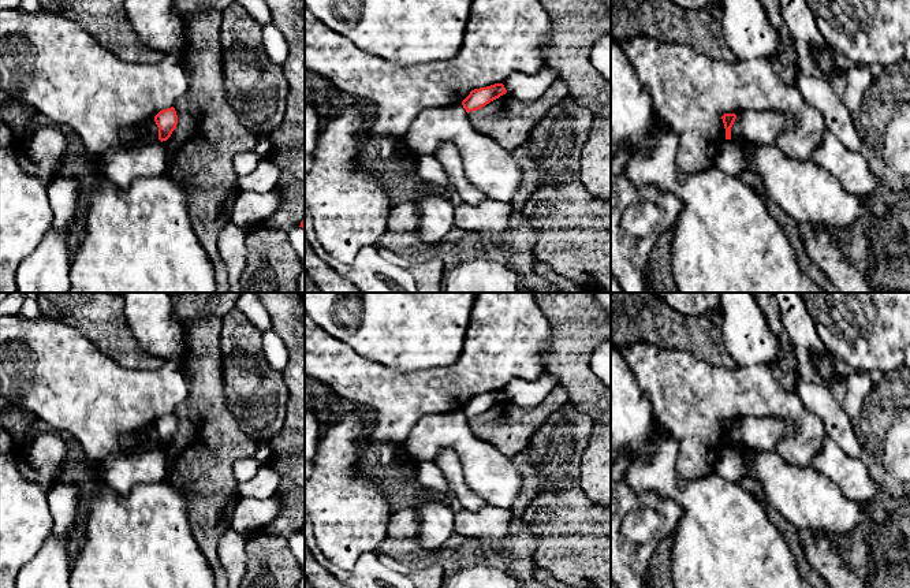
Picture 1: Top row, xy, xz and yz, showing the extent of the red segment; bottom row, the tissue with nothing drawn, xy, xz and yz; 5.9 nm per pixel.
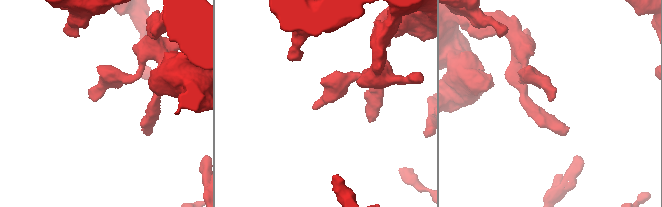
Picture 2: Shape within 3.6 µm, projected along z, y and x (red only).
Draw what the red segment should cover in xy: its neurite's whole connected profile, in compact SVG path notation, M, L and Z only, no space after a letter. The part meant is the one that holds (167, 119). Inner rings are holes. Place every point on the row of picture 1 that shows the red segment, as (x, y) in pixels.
M174 107L160 111L154 116L154 122L158 127L158 139L167 141L178 124L178 115Z

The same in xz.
M495 83L486 88L474 89L470 94L462 101L466 112L477 111L489 104L491 101L506 94L507 90L503 83Z

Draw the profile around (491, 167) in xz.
M462 104L424 109L407 130L404 142L414 157L435 155L441 144L454 144L467 179L486 198L510 202L521 186L521 167L512 150L477 131Z

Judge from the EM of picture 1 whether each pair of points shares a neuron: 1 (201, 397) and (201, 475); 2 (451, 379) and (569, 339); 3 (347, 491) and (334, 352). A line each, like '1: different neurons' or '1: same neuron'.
1: same neuron
2: different neurons
3: different neurons

